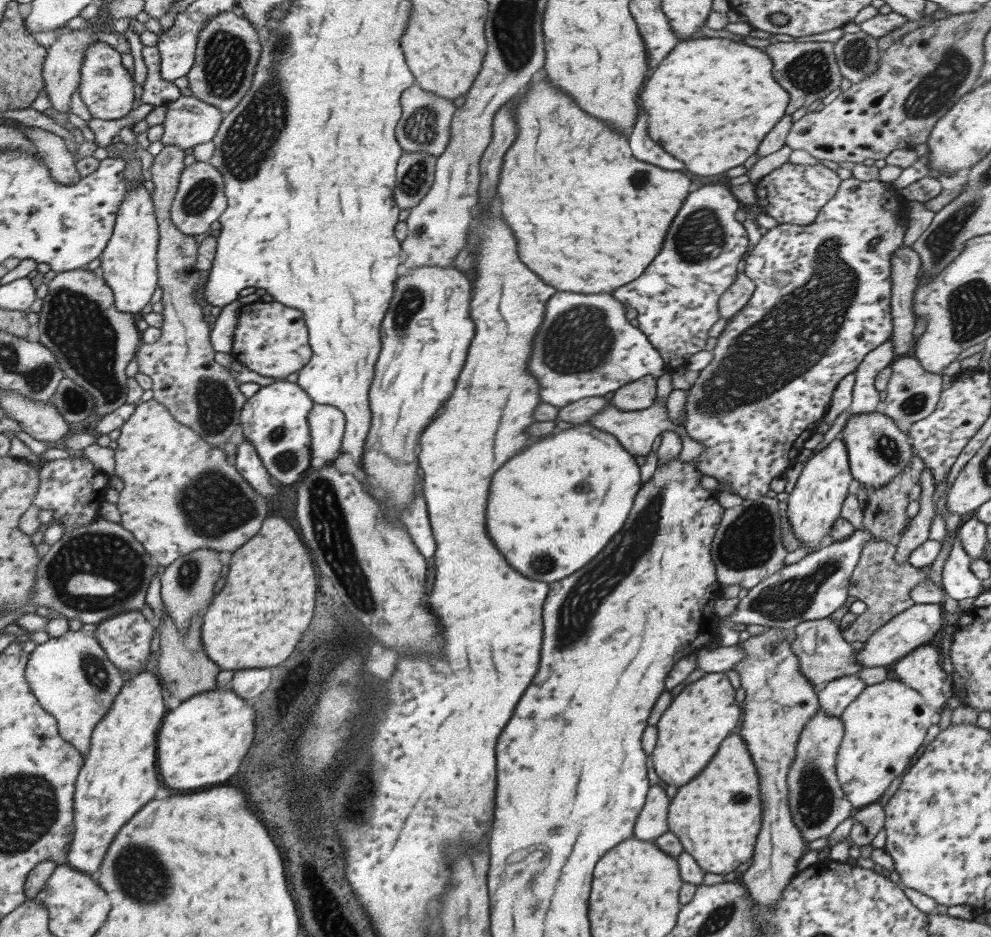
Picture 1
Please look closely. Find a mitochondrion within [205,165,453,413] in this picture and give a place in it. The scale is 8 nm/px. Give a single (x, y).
(411, 302)

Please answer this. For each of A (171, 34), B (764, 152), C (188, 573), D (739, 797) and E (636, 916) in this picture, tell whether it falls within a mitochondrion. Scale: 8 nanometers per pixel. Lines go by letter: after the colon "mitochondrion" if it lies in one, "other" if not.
A: other
B: other
C: mitochondrion
D: mitochondrion
E: other

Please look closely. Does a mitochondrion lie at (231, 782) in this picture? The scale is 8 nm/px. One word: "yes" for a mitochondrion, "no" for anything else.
no

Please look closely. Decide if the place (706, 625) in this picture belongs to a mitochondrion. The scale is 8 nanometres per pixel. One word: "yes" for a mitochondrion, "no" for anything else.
no

